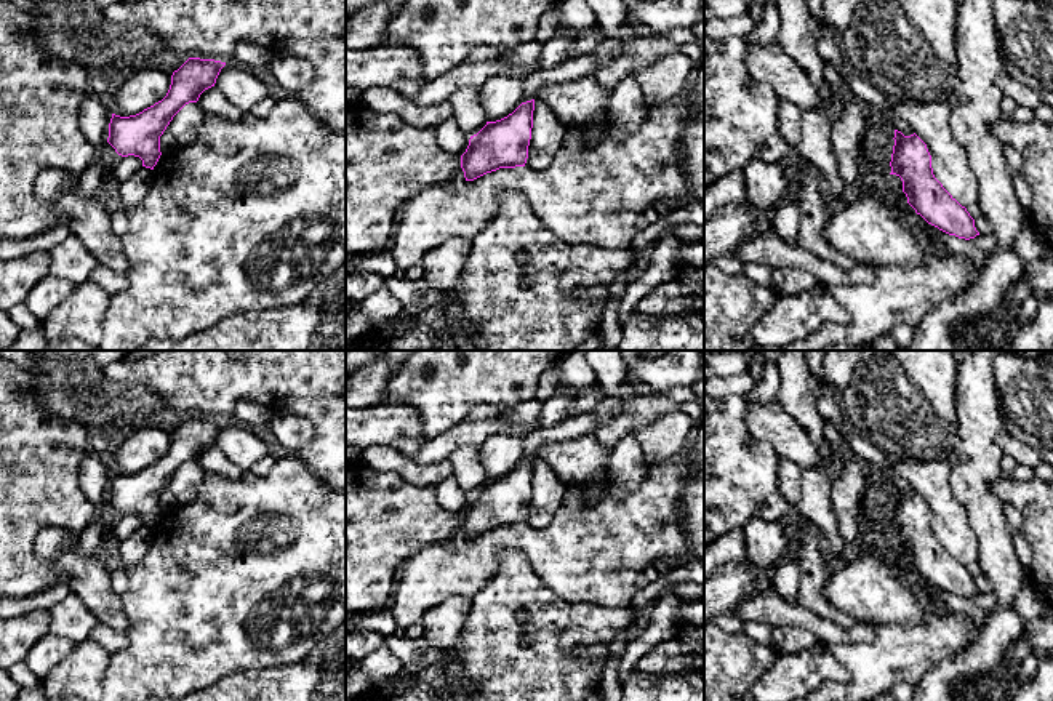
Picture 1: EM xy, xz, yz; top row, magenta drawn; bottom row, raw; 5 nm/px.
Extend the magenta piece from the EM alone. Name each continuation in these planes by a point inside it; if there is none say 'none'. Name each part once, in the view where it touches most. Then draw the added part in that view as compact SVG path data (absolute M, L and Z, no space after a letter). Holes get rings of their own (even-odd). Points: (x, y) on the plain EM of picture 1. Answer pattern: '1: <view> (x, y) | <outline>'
none

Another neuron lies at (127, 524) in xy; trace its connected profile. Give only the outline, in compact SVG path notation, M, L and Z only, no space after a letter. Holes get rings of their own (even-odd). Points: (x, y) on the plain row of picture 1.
M134 514L122 515L117 525L112 530L114 543L125 541L136 528L142 525L142 519Z

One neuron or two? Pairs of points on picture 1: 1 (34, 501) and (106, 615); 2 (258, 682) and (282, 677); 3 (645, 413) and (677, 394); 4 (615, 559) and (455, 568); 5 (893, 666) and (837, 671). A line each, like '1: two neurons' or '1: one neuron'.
1: one neuron
2: one neuron
3: two neurons
4: one neuron
5: two neurons

